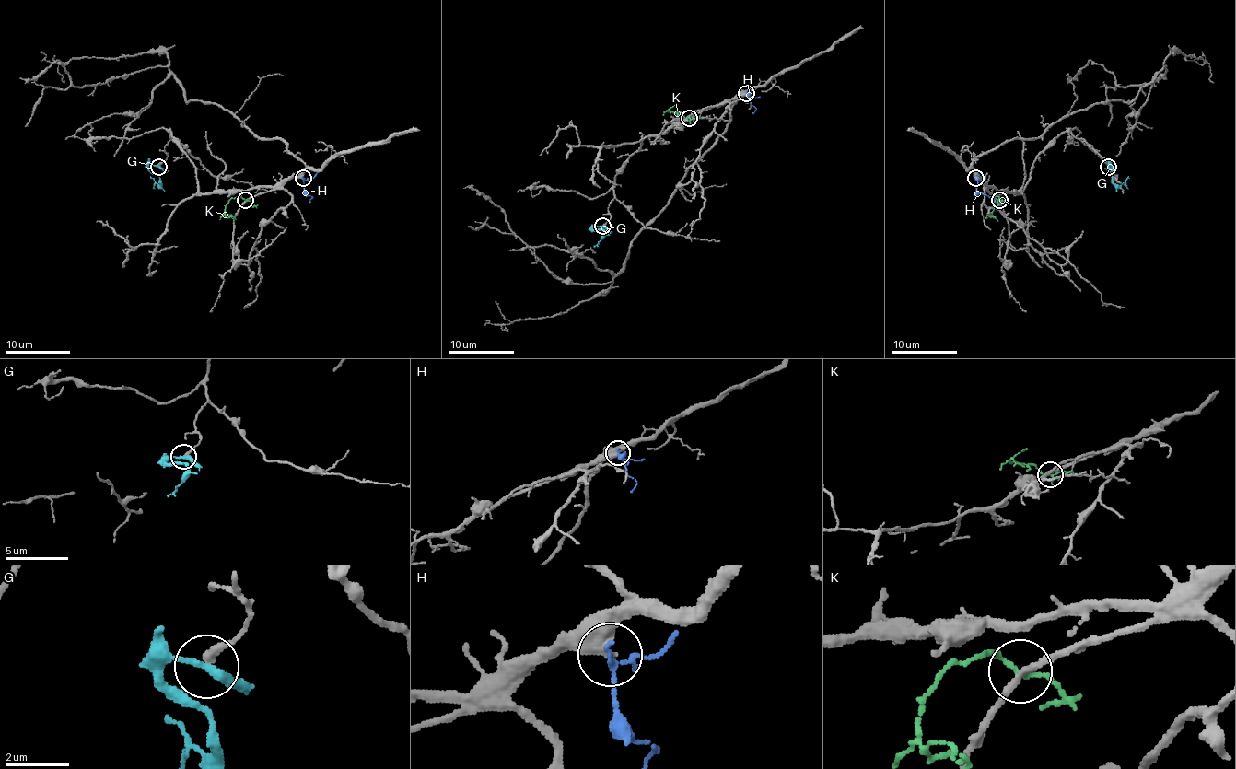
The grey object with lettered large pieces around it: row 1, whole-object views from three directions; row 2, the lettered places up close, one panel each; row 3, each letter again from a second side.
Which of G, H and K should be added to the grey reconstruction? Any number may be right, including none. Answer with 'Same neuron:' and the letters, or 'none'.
Same neuron: none

